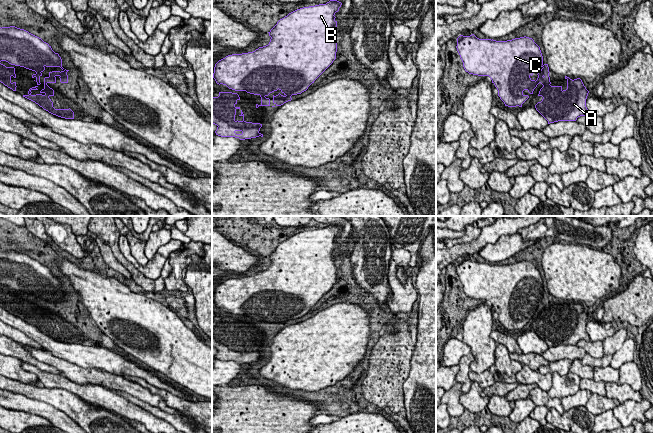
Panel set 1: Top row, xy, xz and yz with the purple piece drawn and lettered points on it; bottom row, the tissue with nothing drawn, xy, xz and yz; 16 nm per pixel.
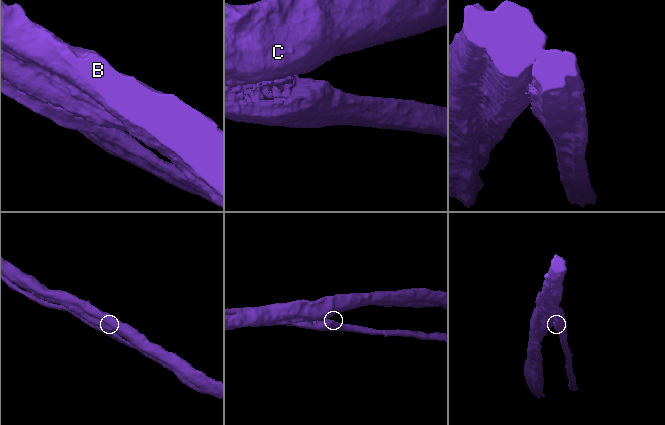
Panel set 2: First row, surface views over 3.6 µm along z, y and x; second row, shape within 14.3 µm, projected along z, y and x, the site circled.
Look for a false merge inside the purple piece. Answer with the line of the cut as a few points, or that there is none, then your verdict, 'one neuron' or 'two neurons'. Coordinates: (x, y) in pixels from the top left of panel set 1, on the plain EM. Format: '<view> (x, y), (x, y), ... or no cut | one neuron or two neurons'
yz (540, 296), (538, 306) | two neurons

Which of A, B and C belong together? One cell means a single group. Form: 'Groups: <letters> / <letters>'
Groups: A / B C

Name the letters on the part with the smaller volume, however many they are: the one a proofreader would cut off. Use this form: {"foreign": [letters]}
{"foreign": ["A"]}

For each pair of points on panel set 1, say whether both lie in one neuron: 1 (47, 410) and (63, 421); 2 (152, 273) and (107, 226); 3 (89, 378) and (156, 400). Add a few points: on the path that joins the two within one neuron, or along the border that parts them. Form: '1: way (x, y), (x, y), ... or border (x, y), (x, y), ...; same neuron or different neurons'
1: way (51, 413), (59, 419); same neuron
2: border (120, 234), (118, 248), (128, 260); different neurons
3: way (106, 379), (139, 391); same neuron

